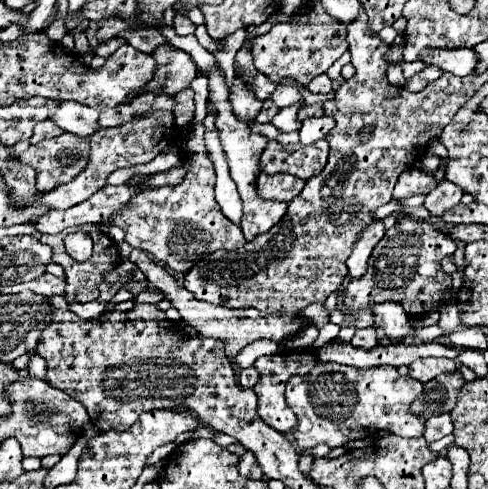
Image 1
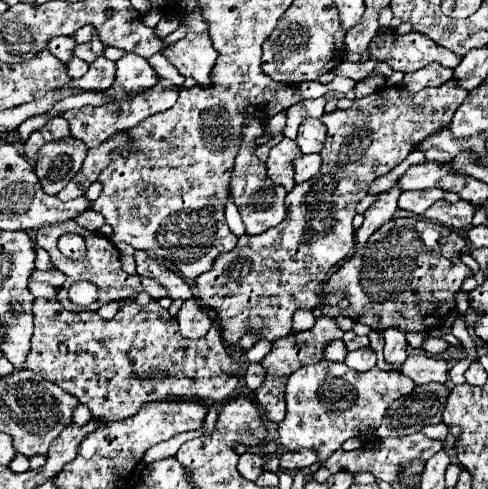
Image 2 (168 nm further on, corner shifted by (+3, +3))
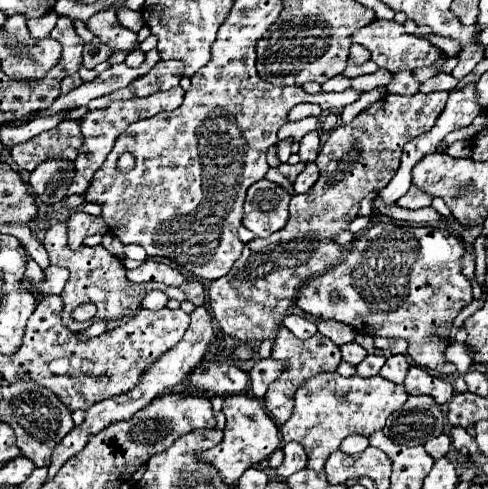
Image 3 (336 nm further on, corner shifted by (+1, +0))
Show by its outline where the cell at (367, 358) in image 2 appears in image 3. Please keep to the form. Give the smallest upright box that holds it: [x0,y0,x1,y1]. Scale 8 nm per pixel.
[356,355,386,378]

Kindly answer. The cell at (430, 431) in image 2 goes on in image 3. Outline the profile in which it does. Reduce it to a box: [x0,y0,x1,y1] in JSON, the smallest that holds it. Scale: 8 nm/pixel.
[424,434,450,460]

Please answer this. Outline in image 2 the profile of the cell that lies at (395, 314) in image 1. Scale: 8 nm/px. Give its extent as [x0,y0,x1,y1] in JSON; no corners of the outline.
[382,329,408,369]

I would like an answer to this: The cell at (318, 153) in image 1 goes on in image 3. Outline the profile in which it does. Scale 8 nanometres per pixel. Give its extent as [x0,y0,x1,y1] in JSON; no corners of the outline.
[294,162,320,194]

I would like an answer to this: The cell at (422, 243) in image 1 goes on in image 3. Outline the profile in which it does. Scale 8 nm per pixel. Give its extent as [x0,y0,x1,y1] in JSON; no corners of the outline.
[294,224,472,374]

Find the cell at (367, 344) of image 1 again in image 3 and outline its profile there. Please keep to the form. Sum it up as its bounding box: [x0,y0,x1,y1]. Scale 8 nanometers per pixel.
[340,342,366,366]

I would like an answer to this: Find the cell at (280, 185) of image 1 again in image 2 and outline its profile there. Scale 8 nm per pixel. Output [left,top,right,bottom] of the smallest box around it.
[266,137,302,191]

